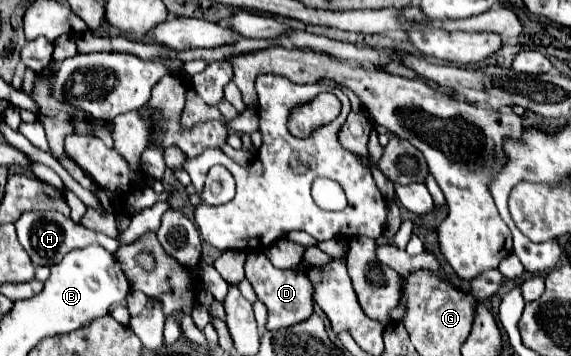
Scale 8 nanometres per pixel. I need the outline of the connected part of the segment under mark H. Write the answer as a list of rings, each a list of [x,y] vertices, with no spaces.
[[[26,212],[16,222],[16,232],[18,232],[20,244],[30,254],[30,258],[36,266],[54,266],[68,252],[72,252],[76,248],[86,248],[90,244],[100,244],[102,248],[106,248],[112,254],[118,248],[118,242],[114,238],[110,238],[106,234],[100,234],[100,232],[94,232],[94,230],[88,230],[86,226],[74,224],[70,218],[62,216],[60,212]]]

